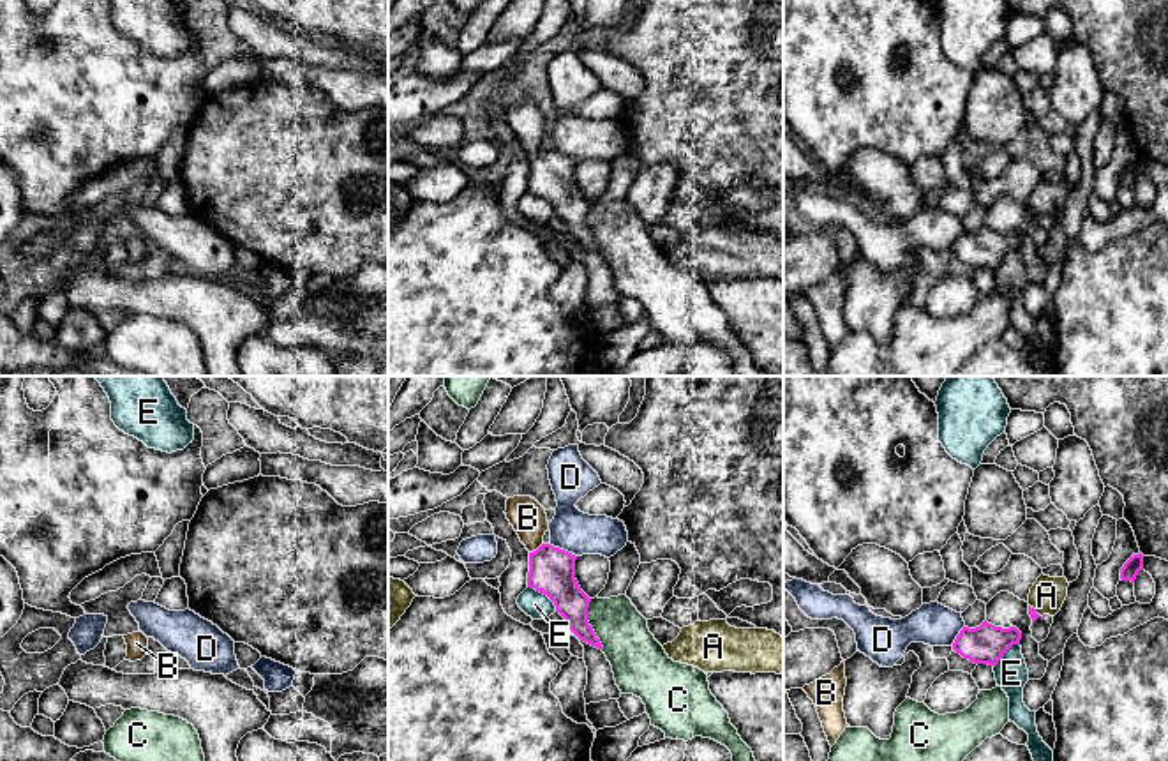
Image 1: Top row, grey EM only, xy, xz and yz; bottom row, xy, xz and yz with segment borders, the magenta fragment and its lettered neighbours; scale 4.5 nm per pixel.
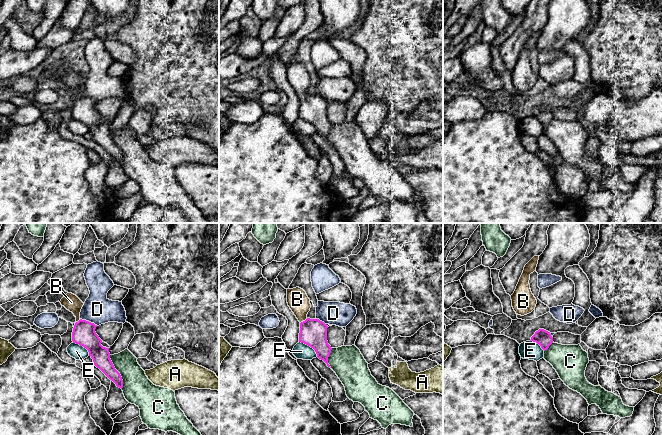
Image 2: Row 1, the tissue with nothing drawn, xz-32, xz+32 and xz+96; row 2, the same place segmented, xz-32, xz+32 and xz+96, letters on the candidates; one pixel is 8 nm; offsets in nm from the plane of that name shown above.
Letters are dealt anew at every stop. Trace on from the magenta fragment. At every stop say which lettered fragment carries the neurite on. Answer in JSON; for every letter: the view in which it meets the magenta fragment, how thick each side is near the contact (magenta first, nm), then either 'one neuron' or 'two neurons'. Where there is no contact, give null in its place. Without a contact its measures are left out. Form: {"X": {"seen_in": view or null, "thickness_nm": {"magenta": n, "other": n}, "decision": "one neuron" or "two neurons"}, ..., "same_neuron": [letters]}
{"A": {"seen_in": "yz", "thickness_nm": {"magenta": 40, "other": 160}, "decision": "two neurons"}, "B": {"seen_in": "xz", "thickness_nm": {"magenta": 200, "other": 160}, "decision": "one neuron"}, "C": {"seen_in": "xz", "thickness_nm": {"magenta": 160, "other": 240}, "decision": "two neurons"}, "D": {"seen_in": "xz", "thickness_nm": {"magenta": 200, "other": 190}, "decision": "two neurons"}, "E": {"seen_in": "xz", "thickness_nm": {"magenta": 200, "other": 120}, "decision": "two neurons"}, "same_neuron": ["B"]}

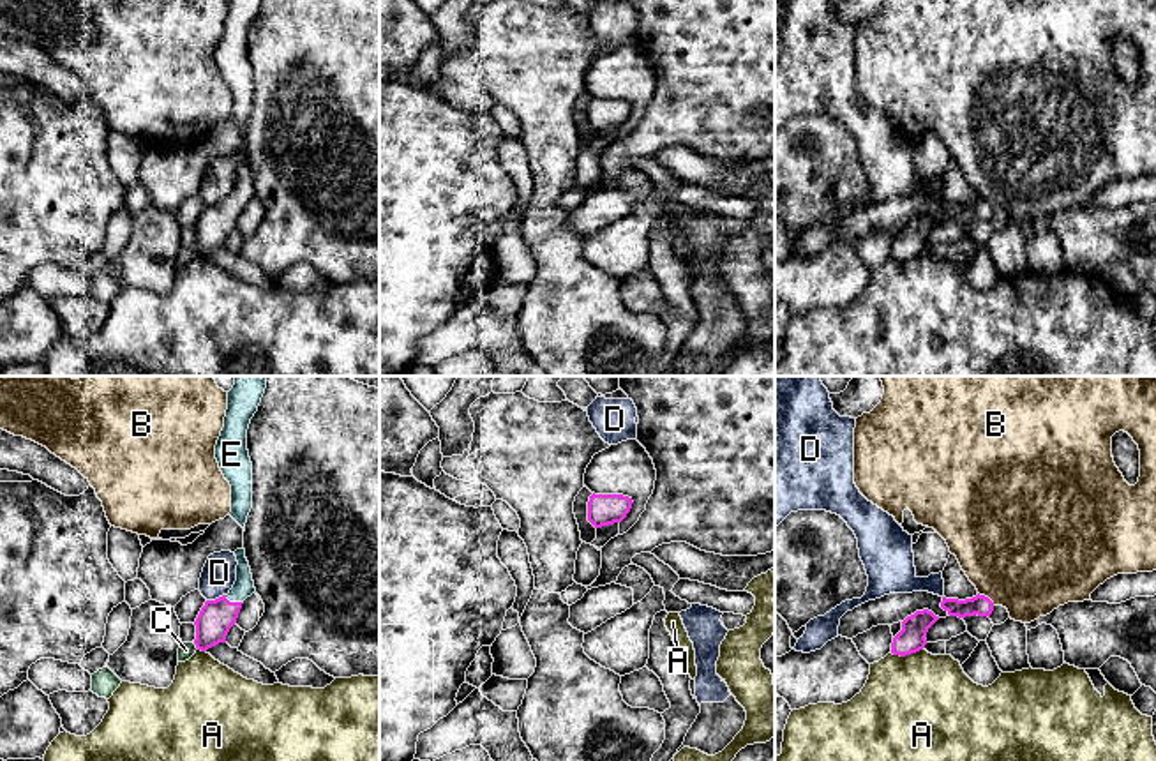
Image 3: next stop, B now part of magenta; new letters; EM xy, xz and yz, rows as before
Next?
{"A": {"seen_in": "yz", "thickness_nm": {"magenta": 120, "other": 480}, "decision": "two neurons"}, "B": {"seen_in": "yz", "thickness_nm": {"magenta": 90, "other": 500}, "decision": "two neurons"}, "C": {"seen_in": "xy", "thickness_nm": {"magenta": 160, "other": 70}, "decision": "two neurons"}, "D": {"seen_in": "xy", "thickness_nm": {"magenta": 160, "other": 160}, "decision": "two neurons"}, "E": {"seen_in": "xy", "thickness_nm": {"magenta": 160, "other": 100}, "decision": "one neuron"}, "same_neuron": ["E"]}

